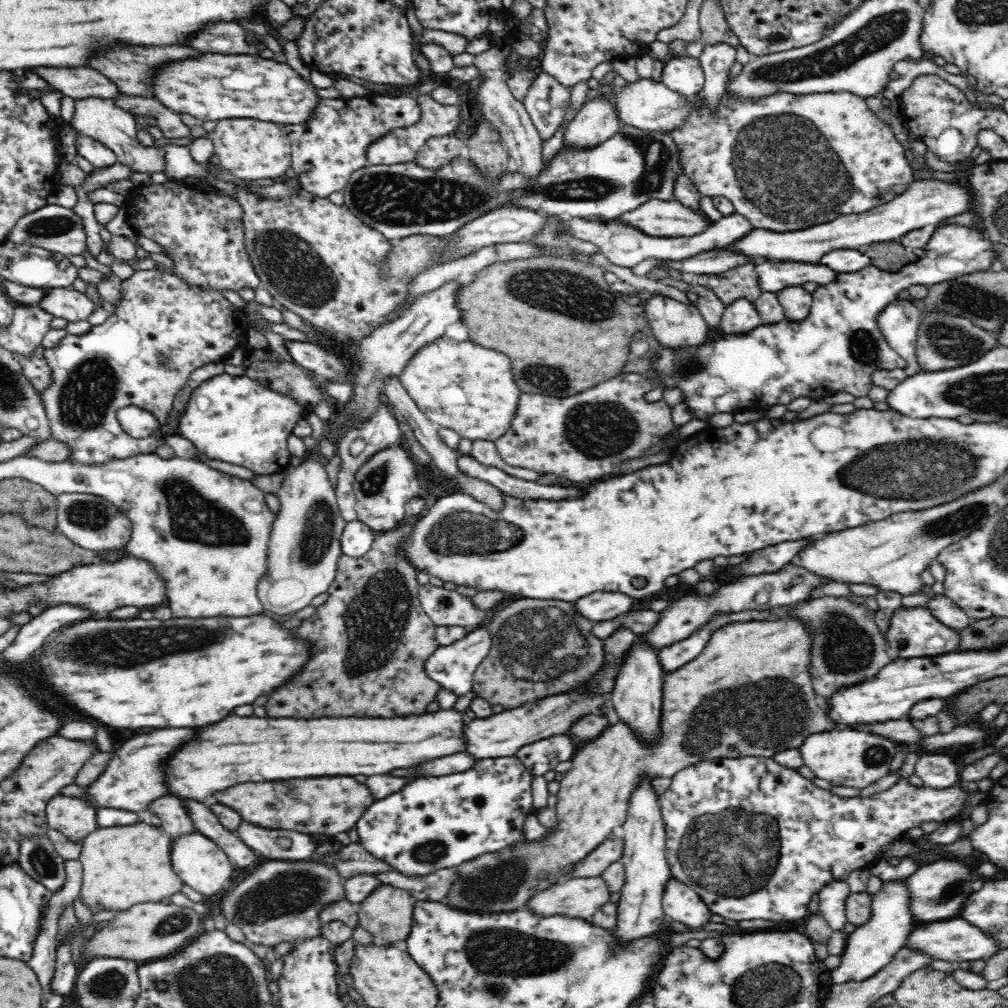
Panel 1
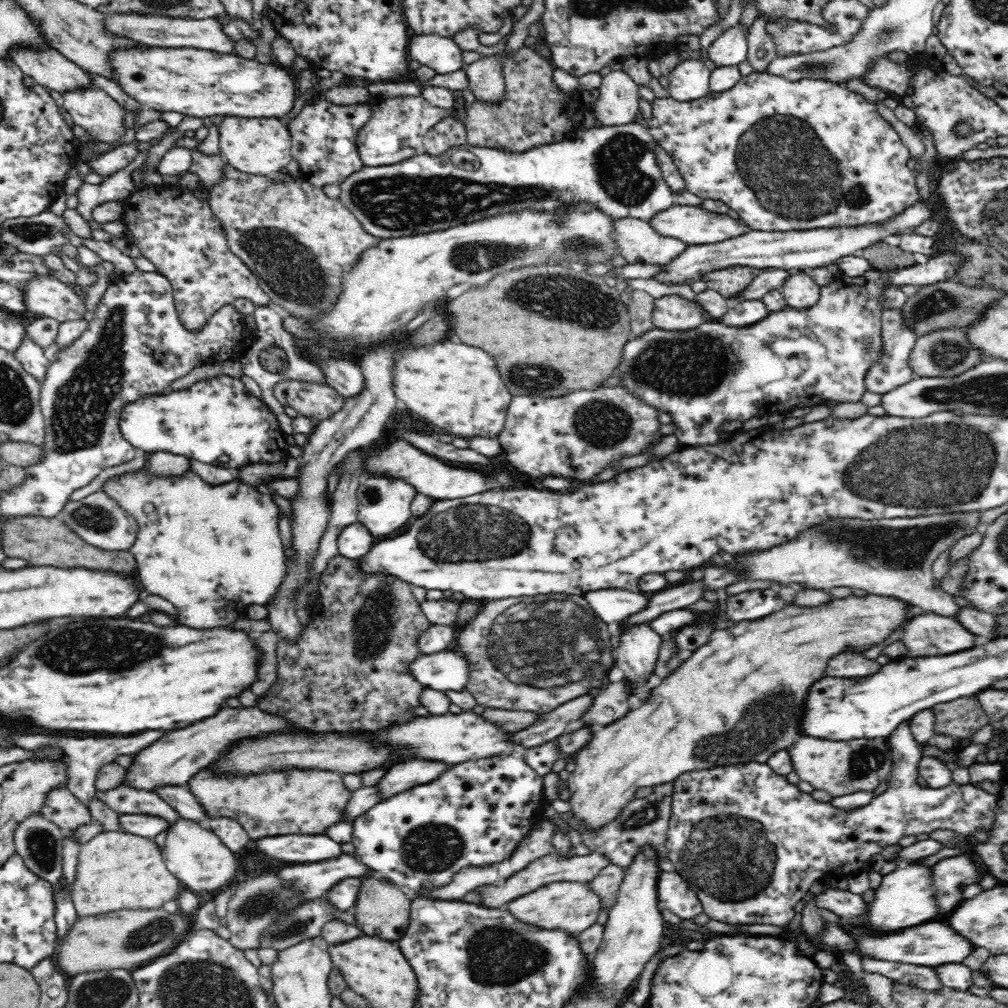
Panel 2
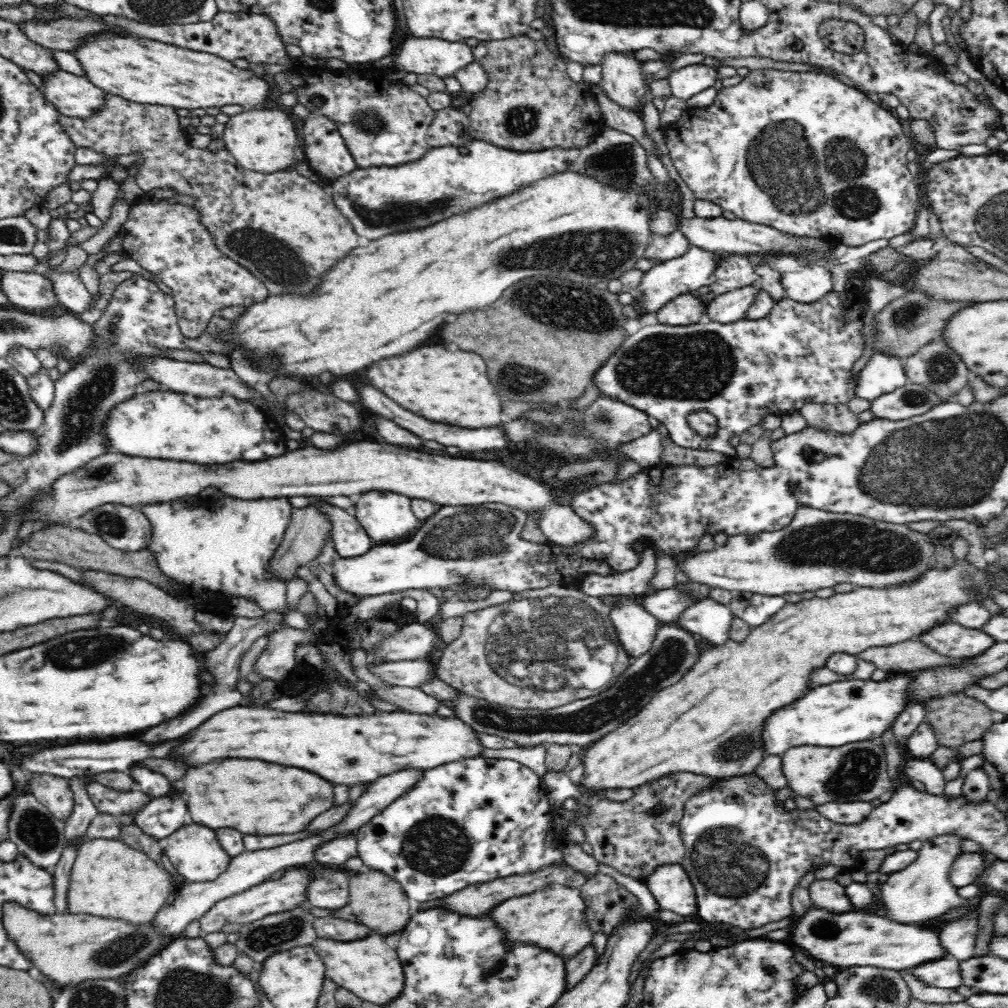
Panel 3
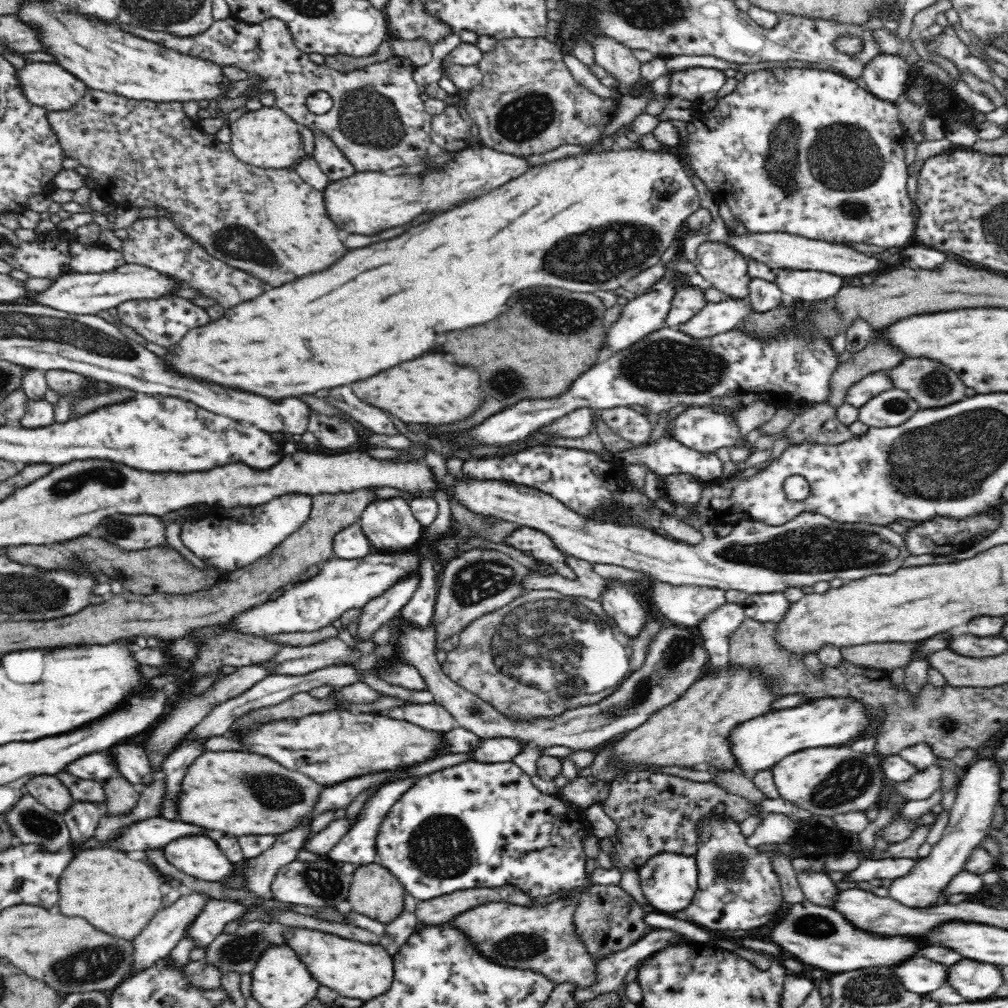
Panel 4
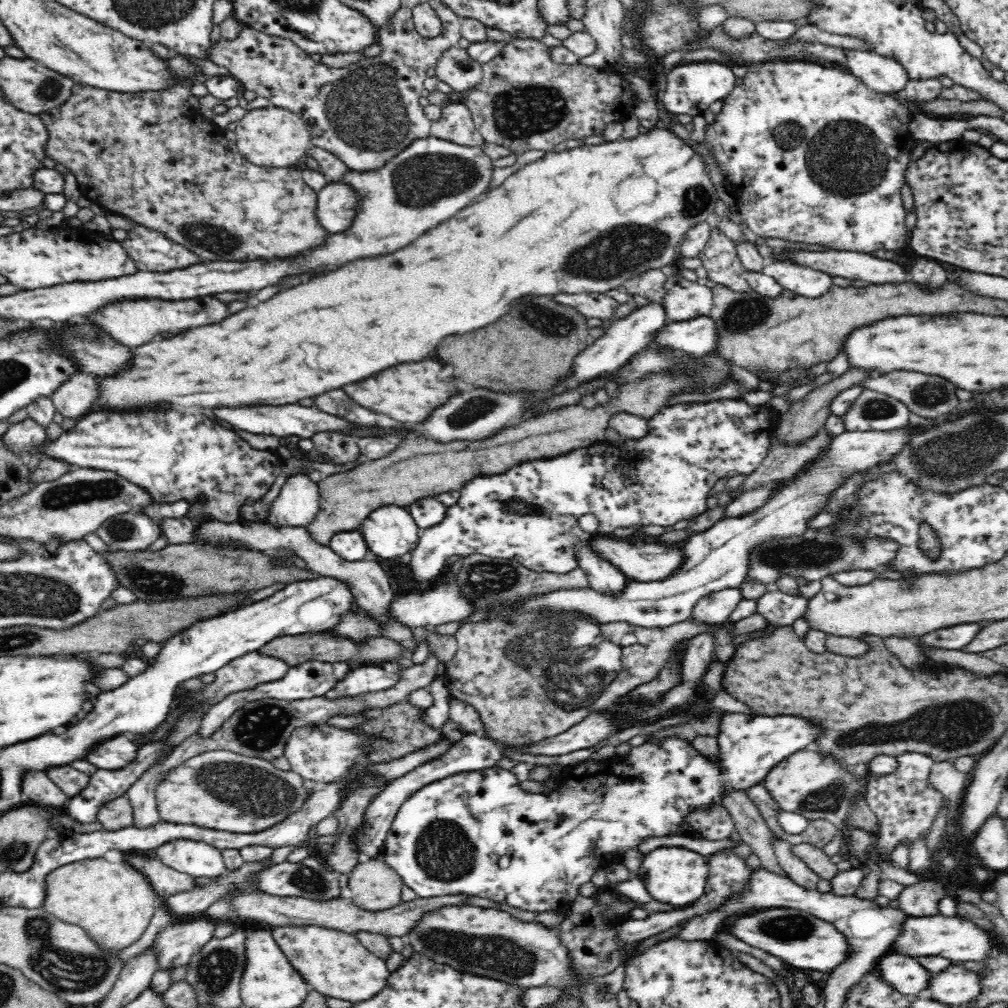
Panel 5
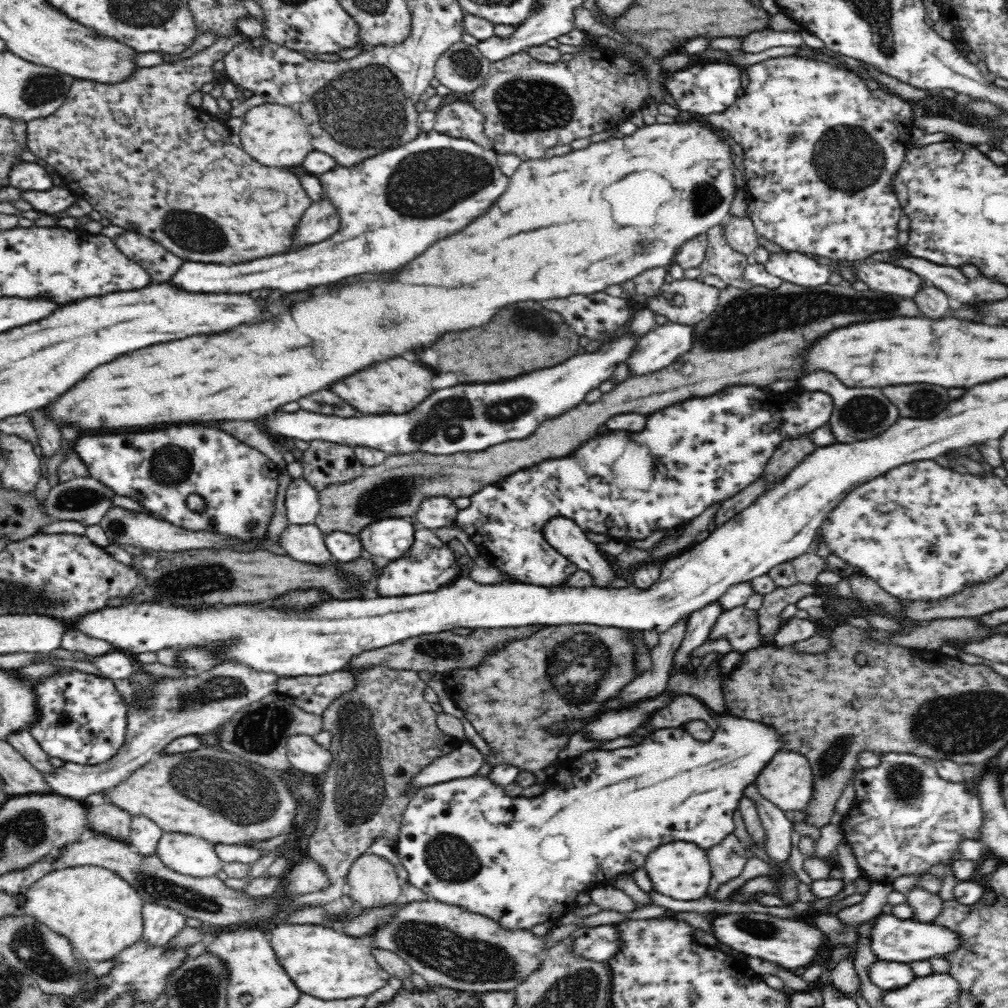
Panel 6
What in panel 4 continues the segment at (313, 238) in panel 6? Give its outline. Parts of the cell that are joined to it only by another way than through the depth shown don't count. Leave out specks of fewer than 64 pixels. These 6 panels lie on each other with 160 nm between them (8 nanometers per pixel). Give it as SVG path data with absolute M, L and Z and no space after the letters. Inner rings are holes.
M472 144L453 154L453 161L443 171L421 175L394 172L355 172L348 178L330 182L323 190L324 207L328 217L339 228L350 234L376 234L380 230L408 224L424 212L449 211L460 202L471 201L518 178L528 170L522 157L492 150L484 144Z

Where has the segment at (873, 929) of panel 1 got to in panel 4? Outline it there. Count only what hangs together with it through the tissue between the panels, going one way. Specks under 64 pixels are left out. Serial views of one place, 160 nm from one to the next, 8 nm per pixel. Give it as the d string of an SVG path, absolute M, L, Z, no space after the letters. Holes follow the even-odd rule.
M993 756L974 761L965 769L965 773L965 777L958 785L956 798L949 812L948 825L940 842L932 847L928 857L916 860L912 870L903 877L895 879L892 886L888 888L889 898L904 906L924 908L936 904L936 901L943 896L950 880L965 869L965 864L969 861L974 849L986 836L989 836L995 816L994 809L1001 799L1002 765Z

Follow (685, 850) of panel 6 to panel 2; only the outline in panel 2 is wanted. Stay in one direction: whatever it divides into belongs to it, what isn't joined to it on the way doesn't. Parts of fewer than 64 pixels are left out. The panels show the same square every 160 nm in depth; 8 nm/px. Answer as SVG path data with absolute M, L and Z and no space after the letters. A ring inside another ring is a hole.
M660 871L657 881L659 906L683 920L702 914L702 903L677 871Z

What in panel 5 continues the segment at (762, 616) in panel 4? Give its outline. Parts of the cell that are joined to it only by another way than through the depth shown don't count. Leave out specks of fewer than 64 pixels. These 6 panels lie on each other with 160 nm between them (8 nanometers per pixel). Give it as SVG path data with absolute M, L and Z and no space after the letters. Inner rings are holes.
M772 589L757 599L757 612L762 614L769 624L788 626L792 625L796 618L805 616L808 601L800 595L792 596Z

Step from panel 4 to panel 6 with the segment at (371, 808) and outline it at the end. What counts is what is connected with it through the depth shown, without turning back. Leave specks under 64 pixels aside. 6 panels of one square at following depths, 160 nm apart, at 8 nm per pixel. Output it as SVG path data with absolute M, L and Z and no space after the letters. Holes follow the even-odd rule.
M718 600L695 610L687 620L686 634L679 649L675 652L675 666L679 670L688 671L690 654L709 640L712 627L724 612ZM660 695L653 699L646 699L633 709L620 709L619 711L604 711L597 719L594 719L582 731L588 738L598 740L614 740L620 736L630 736L632 730L646 723L646 718L664 706L668 706L671 700L668 695ZM462 742L458 750L452 750L448 756L438 758L428 768L424 768L414 777L411 784L422 788L458 778L472 777L484 764L486 764L485 756L475 746Z

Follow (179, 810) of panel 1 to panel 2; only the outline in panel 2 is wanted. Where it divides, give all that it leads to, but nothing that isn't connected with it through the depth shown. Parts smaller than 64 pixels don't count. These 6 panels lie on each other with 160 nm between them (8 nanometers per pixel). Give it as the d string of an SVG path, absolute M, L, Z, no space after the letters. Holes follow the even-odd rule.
M126 784L113 790L98 791L97 799L104 801L118 815L156 815L166 819L170 825L174 825L180 818L168 803L160 799L154 791L132 788Z

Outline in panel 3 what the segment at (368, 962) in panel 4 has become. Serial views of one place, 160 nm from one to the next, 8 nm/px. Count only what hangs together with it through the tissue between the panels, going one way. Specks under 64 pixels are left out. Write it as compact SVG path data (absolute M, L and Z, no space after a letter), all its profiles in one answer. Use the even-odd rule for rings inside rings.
M373 933L365 939L350 942L338 942L335 939L317 937L310 945L320 956L326 979L353 992L363 1001L380 1005L394 1000L400 994L404 986L404 971L396 950L392 950L386 944L385 938L376 936L376 934Z

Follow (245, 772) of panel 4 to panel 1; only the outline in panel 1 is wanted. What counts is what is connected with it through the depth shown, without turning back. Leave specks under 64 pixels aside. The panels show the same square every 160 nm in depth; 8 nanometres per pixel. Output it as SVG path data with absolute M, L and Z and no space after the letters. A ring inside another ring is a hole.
M332 776L332 778L292 778L280 782L246 782L228 790L216 792L214 798L234 808L244 822L262 828L296 830L304 834L336 835L355 828L362 814L374 802L370 790L358 784L354 778Z

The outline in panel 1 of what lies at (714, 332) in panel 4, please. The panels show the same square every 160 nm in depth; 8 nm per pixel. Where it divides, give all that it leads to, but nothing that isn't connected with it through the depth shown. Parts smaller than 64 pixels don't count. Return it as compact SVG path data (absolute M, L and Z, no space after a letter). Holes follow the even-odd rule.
M766 261L755 266L758 274L758 285L762 293L778 294L782 289L790 286L804 285L815 282L826 285L836 281L838 272L825 265L815 266L810 263L796 263L792 261Z

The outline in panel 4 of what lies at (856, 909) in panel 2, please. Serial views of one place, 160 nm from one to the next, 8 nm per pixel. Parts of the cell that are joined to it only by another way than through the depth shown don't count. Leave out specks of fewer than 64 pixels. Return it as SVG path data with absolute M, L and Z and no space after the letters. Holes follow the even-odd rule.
M799 870L796 871L796 878L807 901L828 907L838 899L838 888L826 871Z

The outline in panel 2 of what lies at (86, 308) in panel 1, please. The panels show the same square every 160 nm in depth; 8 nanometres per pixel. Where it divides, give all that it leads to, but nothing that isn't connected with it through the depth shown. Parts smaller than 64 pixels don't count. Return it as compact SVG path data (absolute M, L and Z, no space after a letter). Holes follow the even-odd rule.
M35 275L19 287L24 292L25 311L58 322L80 320L85 313L85 304L72 288L53 277Z

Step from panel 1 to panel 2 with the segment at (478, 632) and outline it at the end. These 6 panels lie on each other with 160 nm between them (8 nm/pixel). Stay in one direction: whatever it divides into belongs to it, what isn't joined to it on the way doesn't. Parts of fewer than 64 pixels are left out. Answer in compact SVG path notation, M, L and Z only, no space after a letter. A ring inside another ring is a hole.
M449 648L416 657L408 664L408 673L424 688L458 692L468 684L468 661L462 653Z

